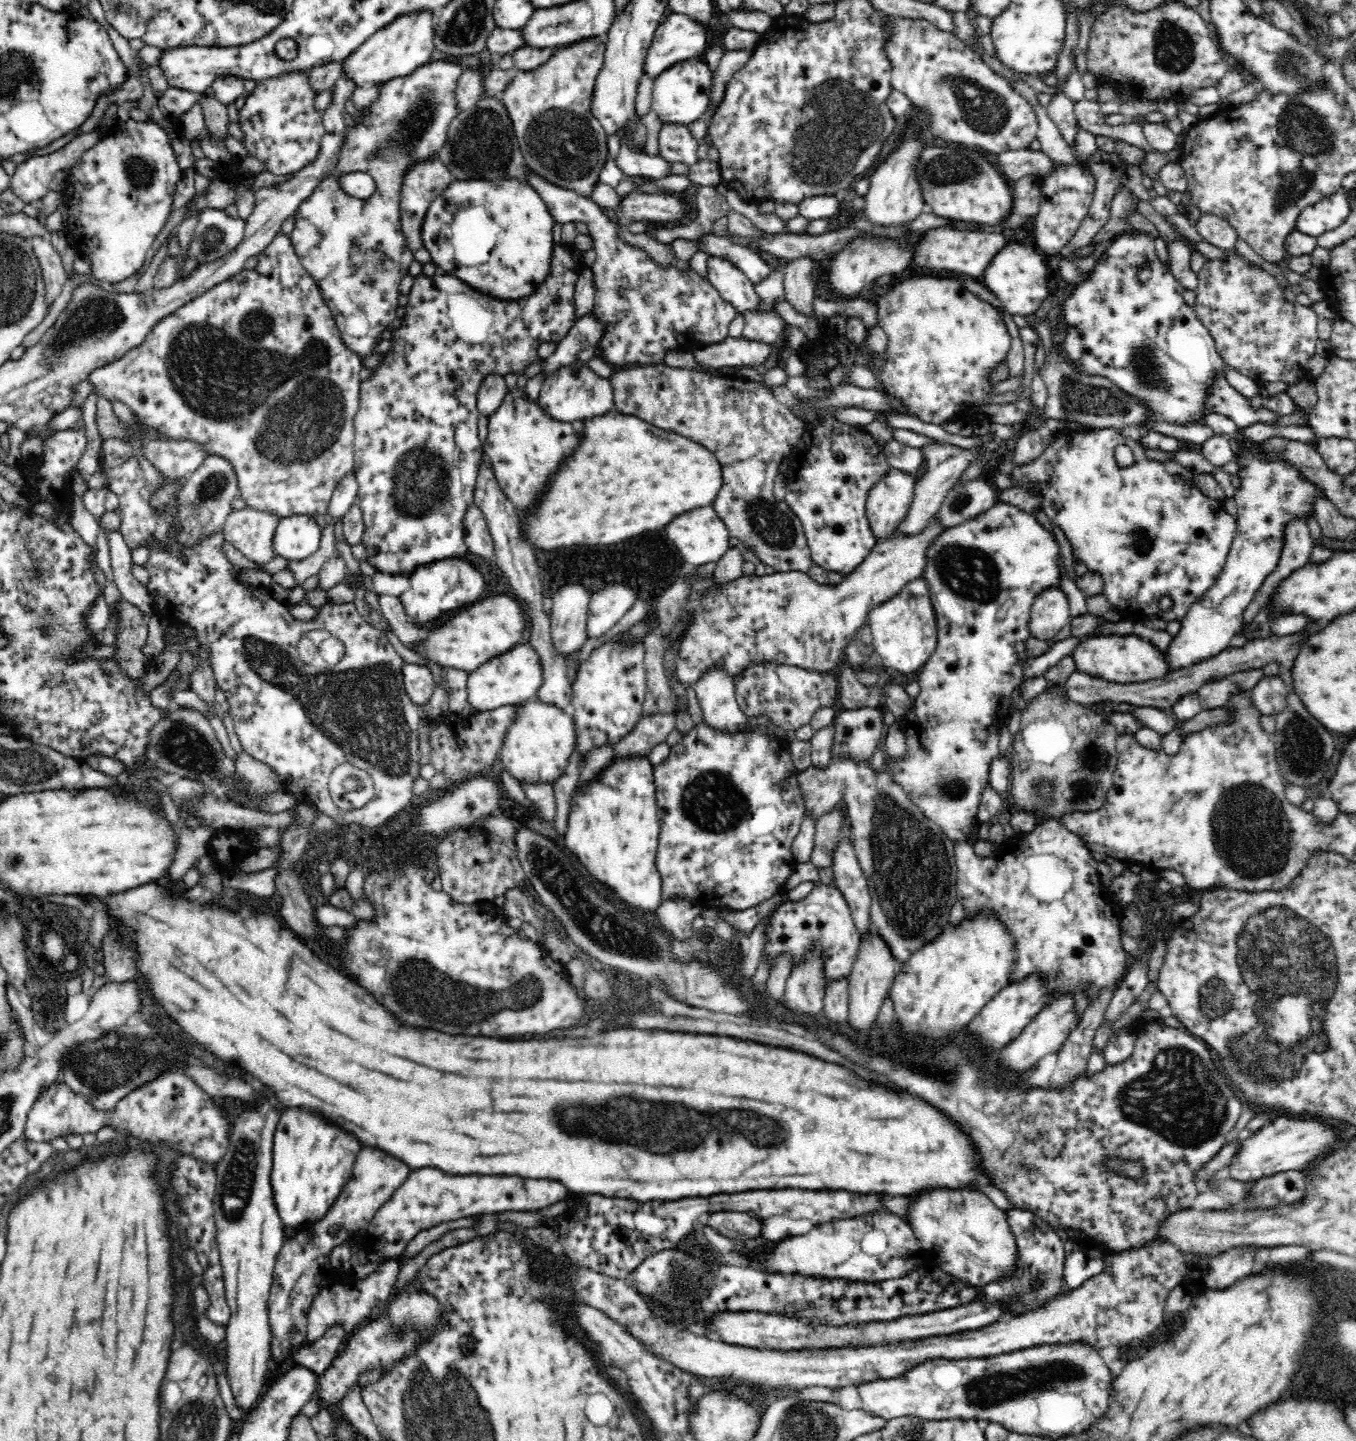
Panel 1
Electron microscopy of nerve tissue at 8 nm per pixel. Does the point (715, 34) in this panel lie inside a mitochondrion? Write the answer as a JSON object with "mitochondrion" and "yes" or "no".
{"mitochondrion":"no"}

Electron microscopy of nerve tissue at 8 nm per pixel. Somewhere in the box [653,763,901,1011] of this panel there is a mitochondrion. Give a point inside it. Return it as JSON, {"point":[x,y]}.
{"point":[715,802]}

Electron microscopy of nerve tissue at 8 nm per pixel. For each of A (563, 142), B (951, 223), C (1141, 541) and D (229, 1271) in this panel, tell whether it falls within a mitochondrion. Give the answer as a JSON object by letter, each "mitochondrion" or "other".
{"A":"mitochondrion","B":"other","C":"mitochondrion","D":"other"}

